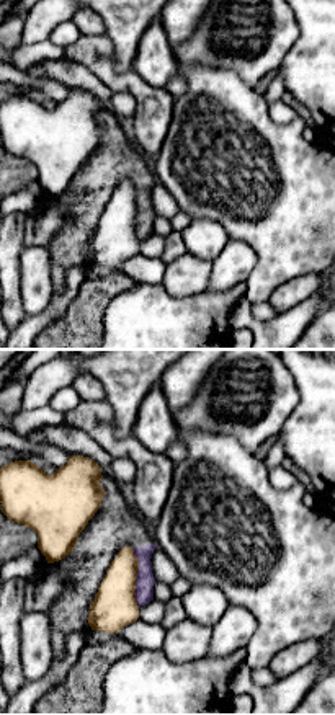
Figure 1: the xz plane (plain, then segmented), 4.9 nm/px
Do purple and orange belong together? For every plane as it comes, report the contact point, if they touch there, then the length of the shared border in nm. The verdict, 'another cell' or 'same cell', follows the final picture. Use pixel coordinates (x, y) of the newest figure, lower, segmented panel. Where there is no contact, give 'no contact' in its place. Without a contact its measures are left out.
contact (138, 578); length 300 nm

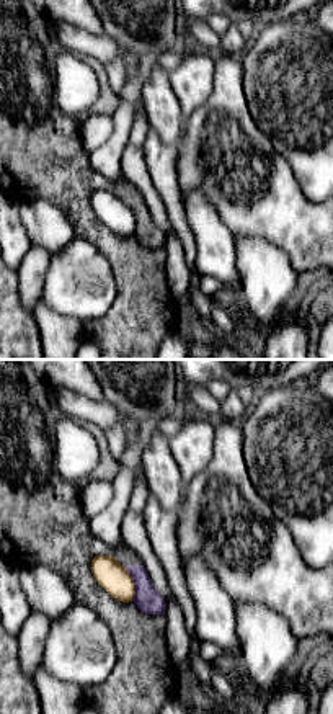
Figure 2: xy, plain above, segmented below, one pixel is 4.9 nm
contact (134, 582); length 180 nm

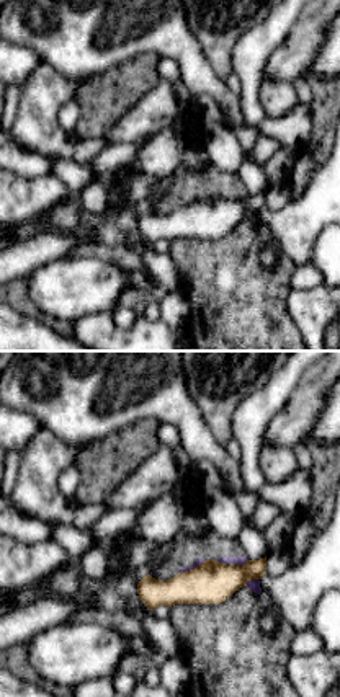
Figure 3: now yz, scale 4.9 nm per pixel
contact (232, 563); length 180 nm

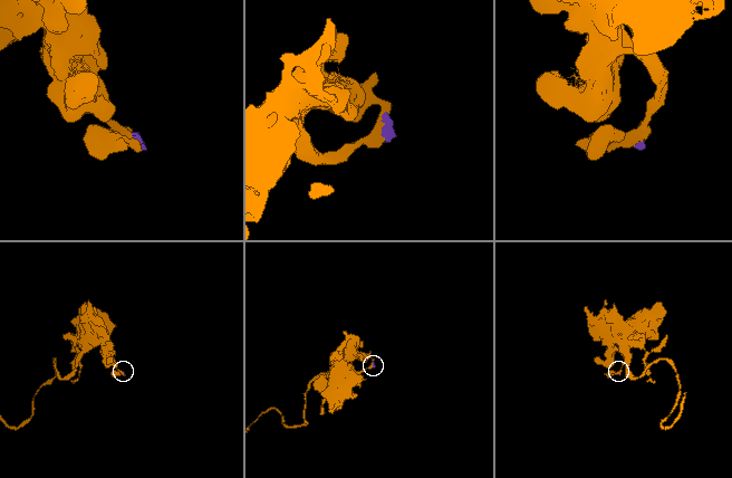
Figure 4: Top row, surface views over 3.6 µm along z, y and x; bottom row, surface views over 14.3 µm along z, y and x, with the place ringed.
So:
another cell

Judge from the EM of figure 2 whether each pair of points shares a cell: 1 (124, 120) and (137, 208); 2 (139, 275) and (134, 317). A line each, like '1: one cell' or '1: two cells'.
1: two cells
2: one cell

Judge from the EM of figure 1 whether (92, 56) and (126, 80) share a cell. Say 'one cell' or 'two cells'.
one cell

